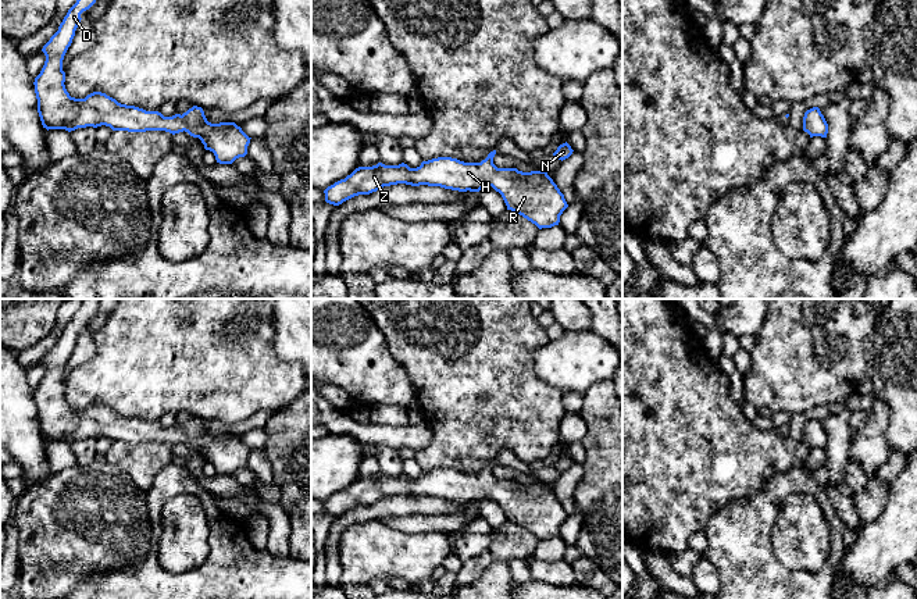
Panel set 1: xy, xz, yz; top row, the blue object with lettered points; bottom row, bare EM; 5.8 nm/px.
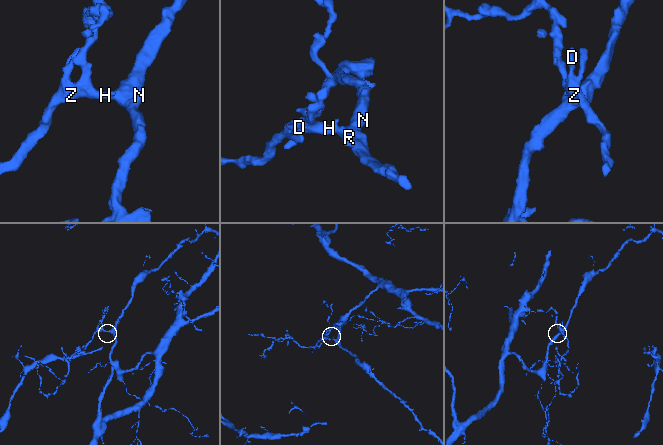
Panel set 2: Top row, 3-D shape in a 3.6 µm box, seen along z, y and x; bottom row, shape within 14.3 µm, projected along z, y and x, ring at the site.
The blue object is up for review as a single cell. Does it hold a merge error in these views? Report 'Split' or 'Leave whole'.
Leave whole

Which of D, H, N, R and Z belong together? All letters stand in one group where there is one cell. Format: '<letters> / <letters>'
D H N R Z

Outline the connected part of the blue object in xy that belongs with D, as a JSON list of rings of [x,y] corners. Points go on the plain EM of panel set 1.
[[[85,299],[58,342],[42,360],[46,372],[33,396],[43,439],[71,443],[78,439],[106,436],[113,442],[165,442],[172,446],[185,442],[199,449],[220,475],[232,475],[236,470],[245,468],[251,449],[235,434],[208,434],[201,418],[193,417],[182,427],[164,428],[158,422],[121,416],[101,403],[93,403],[85,410],[69,407],[64,396],[63,371],[82,331],[81,325],[89,321],[97,309],[99,302]]]

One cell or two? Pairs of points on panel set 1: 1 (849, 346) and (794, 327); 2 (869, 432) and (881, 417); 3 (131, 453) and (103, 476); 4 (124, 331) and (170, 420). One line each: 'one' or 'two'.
1: one
2: one
3: two
4: two

